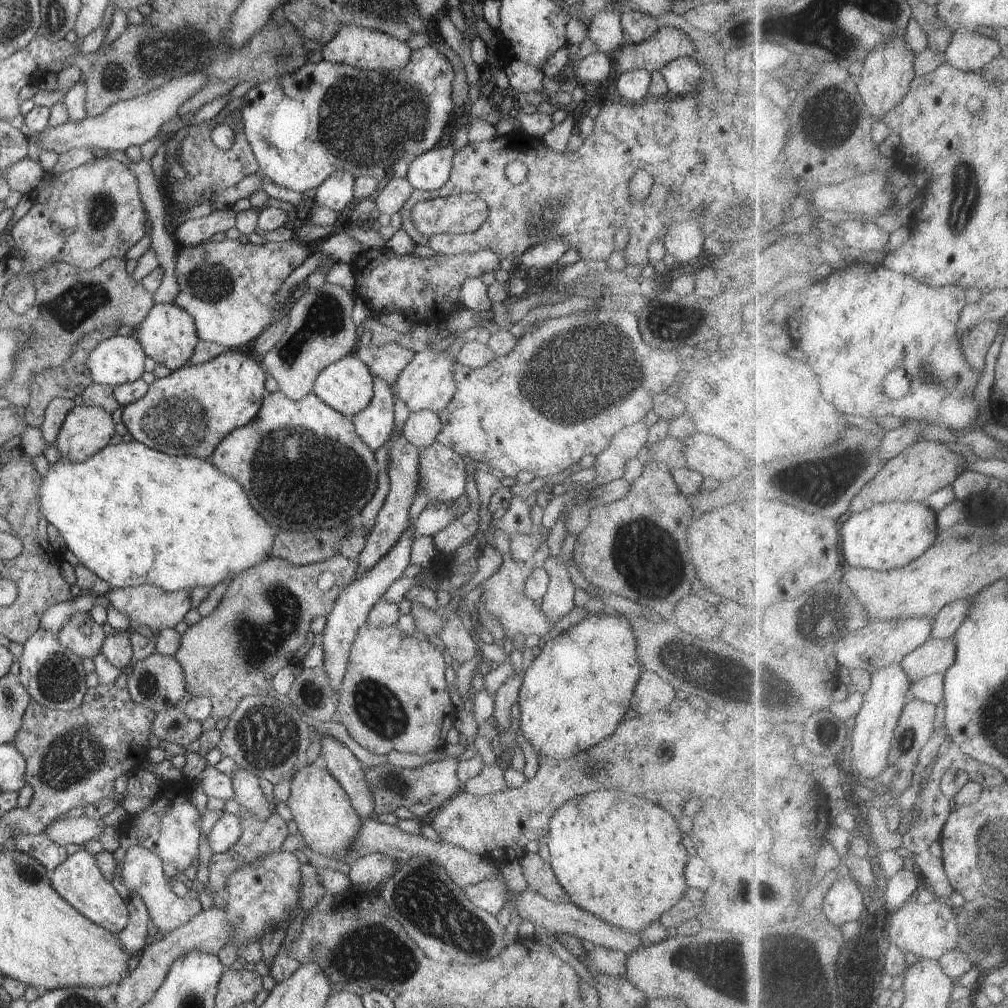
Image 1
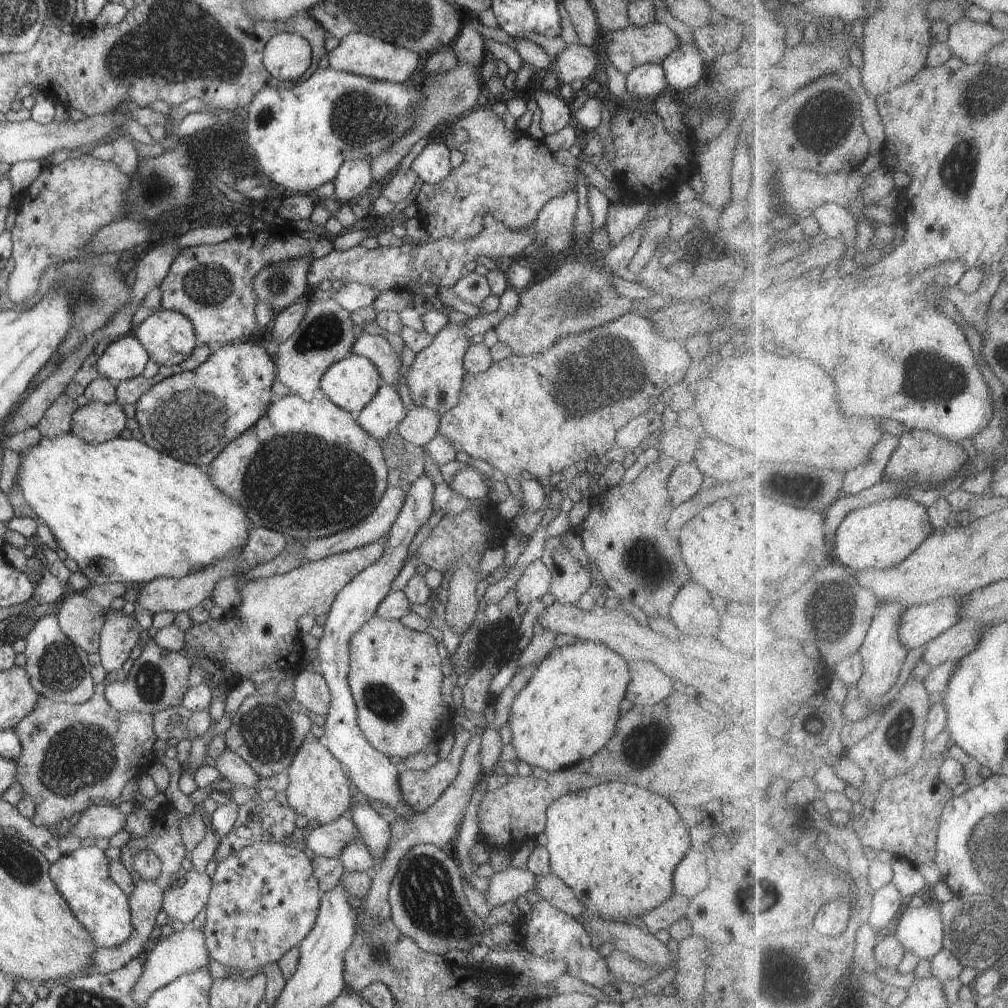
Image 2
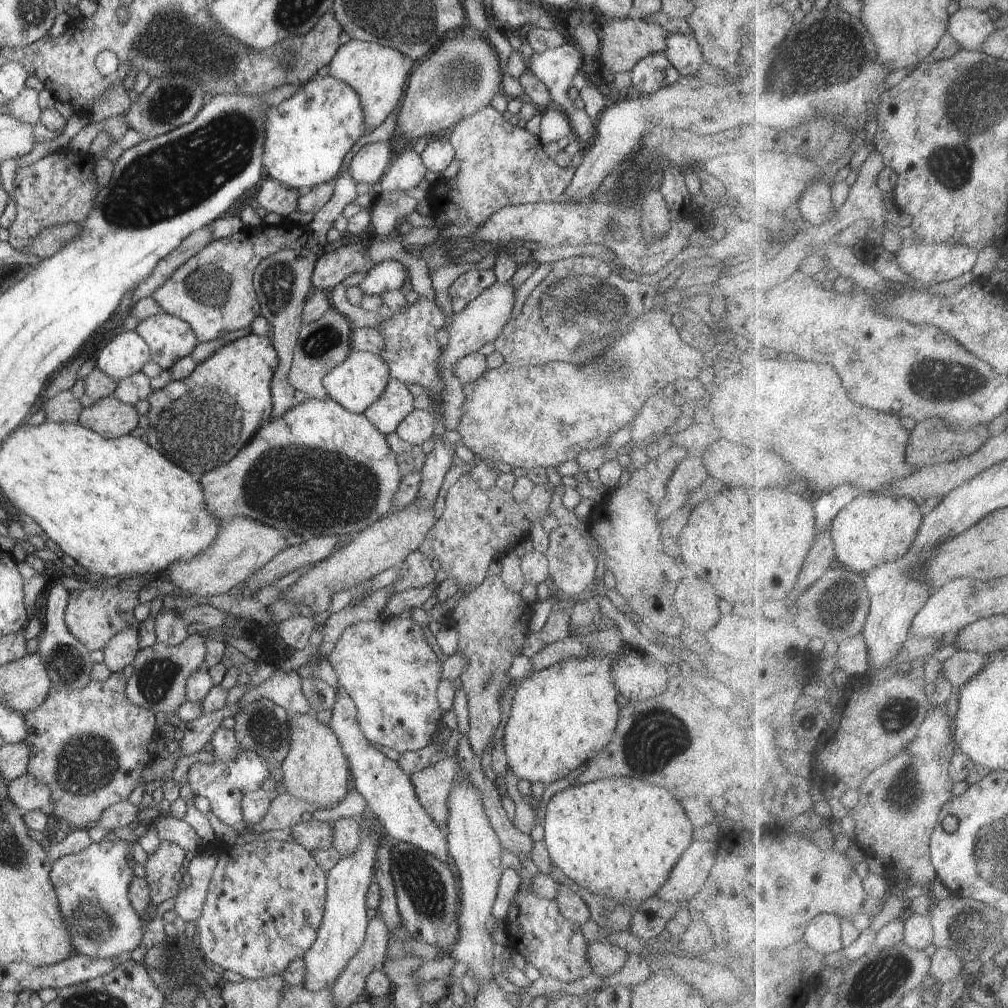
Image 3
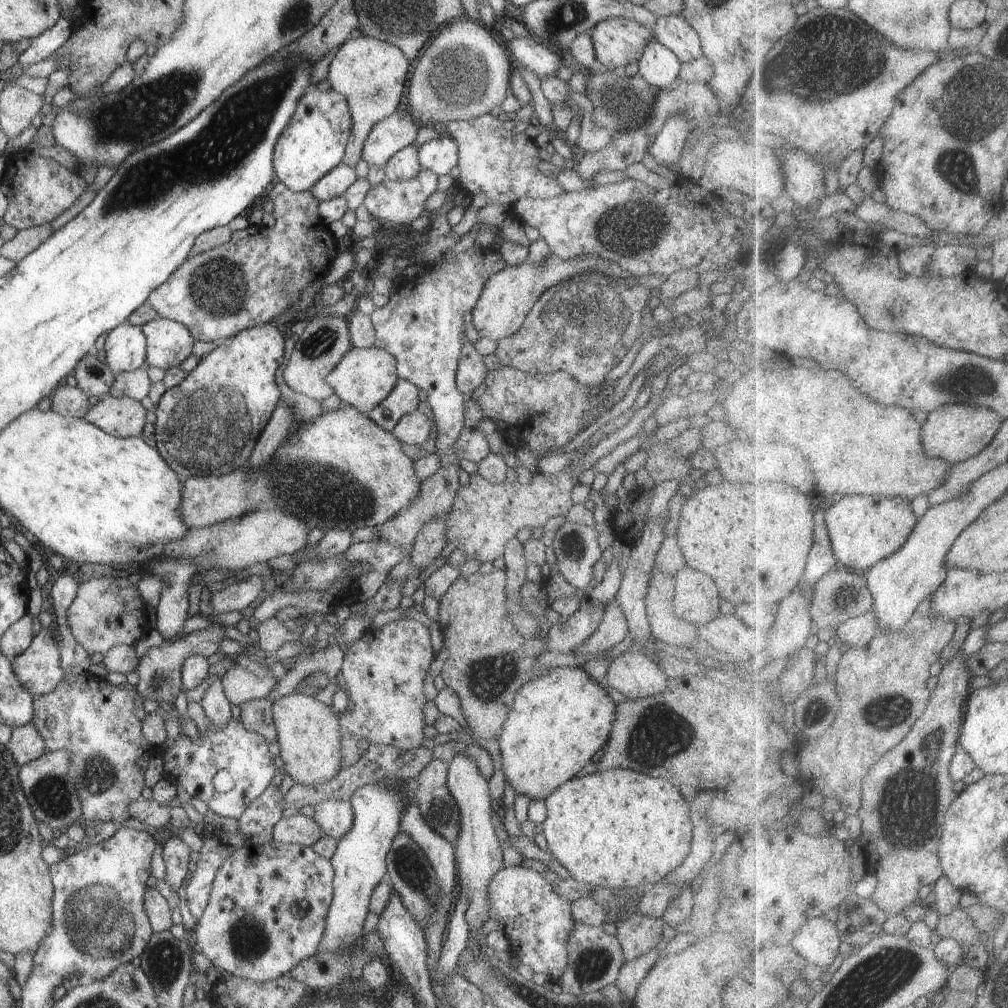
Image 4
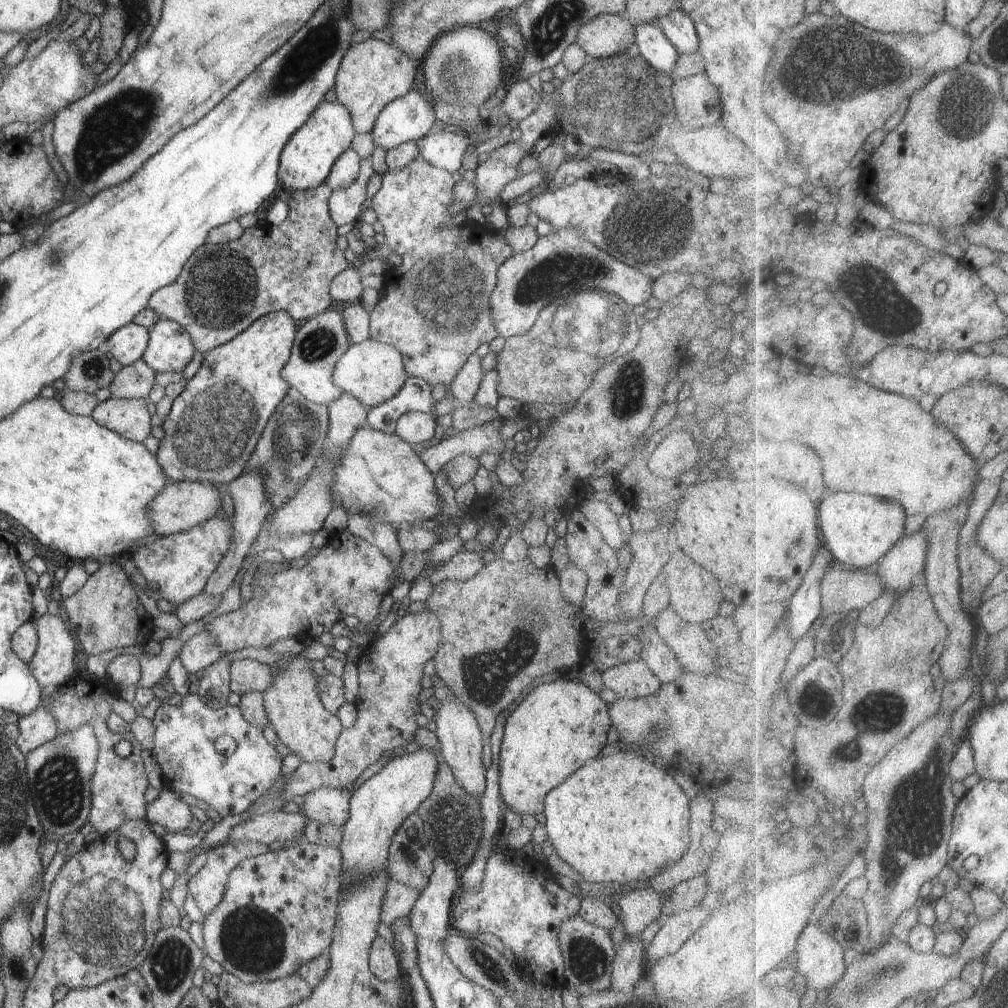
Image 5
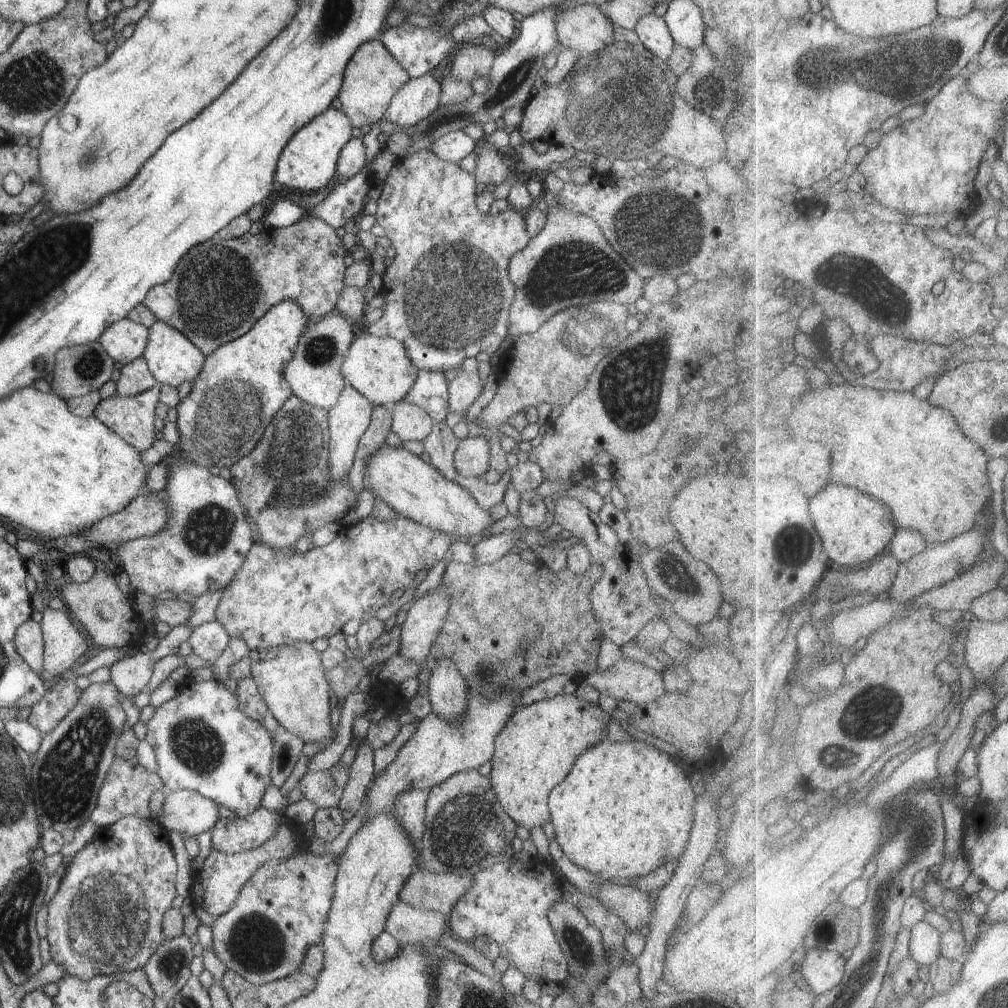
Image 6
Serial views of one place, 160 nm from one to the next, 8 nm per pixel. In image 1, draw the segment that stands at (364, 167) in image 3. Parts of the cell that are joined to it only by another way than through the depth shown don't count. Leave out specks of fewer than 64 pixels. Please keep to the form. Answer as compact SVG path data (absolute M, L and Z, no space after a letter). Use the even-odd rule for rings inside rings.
M334 171L317 188L313 200L316 206L340 213L354 200L354 183L356 178L348 171Z

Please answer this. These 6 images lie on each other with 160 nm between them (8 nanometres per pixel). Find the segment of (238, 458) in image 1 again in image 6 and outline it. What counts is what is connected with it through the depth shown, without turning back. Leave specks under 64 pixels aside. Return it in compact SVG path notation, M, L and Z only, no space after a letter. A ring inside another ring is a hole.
M382 446L366 462L364 480L374 498L388 504L396 514L408 516L418 524L448 533L456 539L467 540L478 536L496 522L491 518L491 510L480 508L468 490L456 482L446 480L432 464L404 448ZM142 493L134 498L124 510L120 510L116 514L110 514L110 516L104 516L94 526L90 526L86 532L82 532L80 537L96 544L121 544L122 542L135 540L136 538L154 536L168 522L168 510L166 508L168 506L164 502L162 493Z

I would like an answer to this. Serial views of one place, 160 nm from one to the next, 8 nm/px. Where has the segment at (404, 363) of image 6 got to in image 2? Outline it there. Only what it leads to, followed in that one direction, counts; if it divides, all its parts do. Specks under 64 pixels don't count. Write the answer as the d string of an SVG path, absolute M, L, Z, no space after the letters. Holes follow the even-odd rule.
M352 353L324 372L320 393L339 408L356 415L372 402L381 380L372 360Z

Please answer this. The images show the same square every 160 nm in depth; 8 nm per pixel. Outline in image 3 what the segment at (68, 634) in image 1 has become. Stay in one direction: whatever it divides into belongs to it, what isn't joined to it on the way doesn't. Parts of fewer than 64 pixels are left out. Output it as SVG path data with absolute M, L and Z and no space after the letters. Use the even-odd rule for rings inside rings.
M118 587L114 588L90 588L84 590L74 590L70 592L68 606L66 606L64 621L70 633L88 651L103 650L126 626L135 626L139 622L134 617L134 609L138 606L137 592L123 591Z

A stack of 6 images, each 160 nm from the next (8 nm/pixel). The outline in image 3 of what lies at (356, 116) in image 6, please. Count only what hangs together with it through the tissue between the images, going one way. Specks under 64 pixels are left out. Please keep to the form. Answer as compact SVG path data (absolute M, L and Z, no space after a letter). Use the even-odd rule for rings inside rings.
M351 39L350 42L340 45L338 48L336 55L329 63L329 75L348 84L360 96L366 134L370 134L378 127L386 127L386 120L402 98L404 85L408 84L409 75L416 65L417 62L410 60L408 56L404 56L398 50L376 43ZM350 166L336 176L335 189L332 198L326 205L314 214L311 222L305 228L308 230L308 242L300 249L276 252L269 258L262 260L256 266L253 276L253 288L256 297L260 302L261 316L266 318L270 327L270 338L274 350L278 352L279 364L273 375L271 383L272 396L272 413L270 420L276 418L284 418L284 414L288 410L292 410L299 404L294 398L295 389L288 384L288 372L292 368L294 358L294 350L296 348L297 339L300 328L302 328L302 308L306 304L306 296L312 288L311 277L314 266L320 256L325 252L325 244L327 244L327 233L333 227L334 222L343 214L344 209L351 203L354 203L358 193L356 191L357 183L354 182L352 174L350 174Z

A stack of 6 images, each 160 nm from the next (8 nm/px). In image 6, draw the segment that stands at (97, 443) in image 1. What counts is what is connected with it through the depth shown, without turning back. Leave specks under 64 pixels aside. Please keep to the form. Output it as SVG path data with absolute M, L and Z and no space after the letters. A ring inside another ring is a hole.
M158 383L150 390L142 392L137 396L122 397L119 395L112 396L102 400L94 410L94 418L100 420L112 432L118 434L126 444L134 446L138 452L142 453L156 441L156 429L154 421L157 419L155 410L159 404L160 388L162 384Z

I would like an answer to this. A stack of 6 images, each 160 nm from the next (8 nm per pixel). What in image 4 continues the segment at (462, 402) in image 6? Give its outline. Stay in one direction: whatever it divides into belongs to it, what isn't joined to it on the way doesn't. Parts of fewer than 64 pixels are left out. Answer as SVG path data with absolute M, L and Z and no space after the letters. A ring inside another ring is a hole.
M464 336L464 348L460 354L455 384L465 399L470 399L472 392L482 384L489 372L484 364L483 356L478 354L467 336Z

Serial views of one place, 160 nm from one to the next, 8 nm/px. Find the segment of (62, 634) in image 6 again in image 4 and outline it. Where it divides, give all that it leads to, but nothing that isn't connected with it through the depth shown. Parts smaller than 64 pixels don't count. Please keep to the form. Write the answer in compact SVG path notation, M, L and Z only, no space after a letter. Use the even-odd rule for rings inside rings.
M42 627L33 637L32 645L12 659L12 670L20 684L32 694L40 697L49 694L64 678L59 658L56 636L50 627Z

